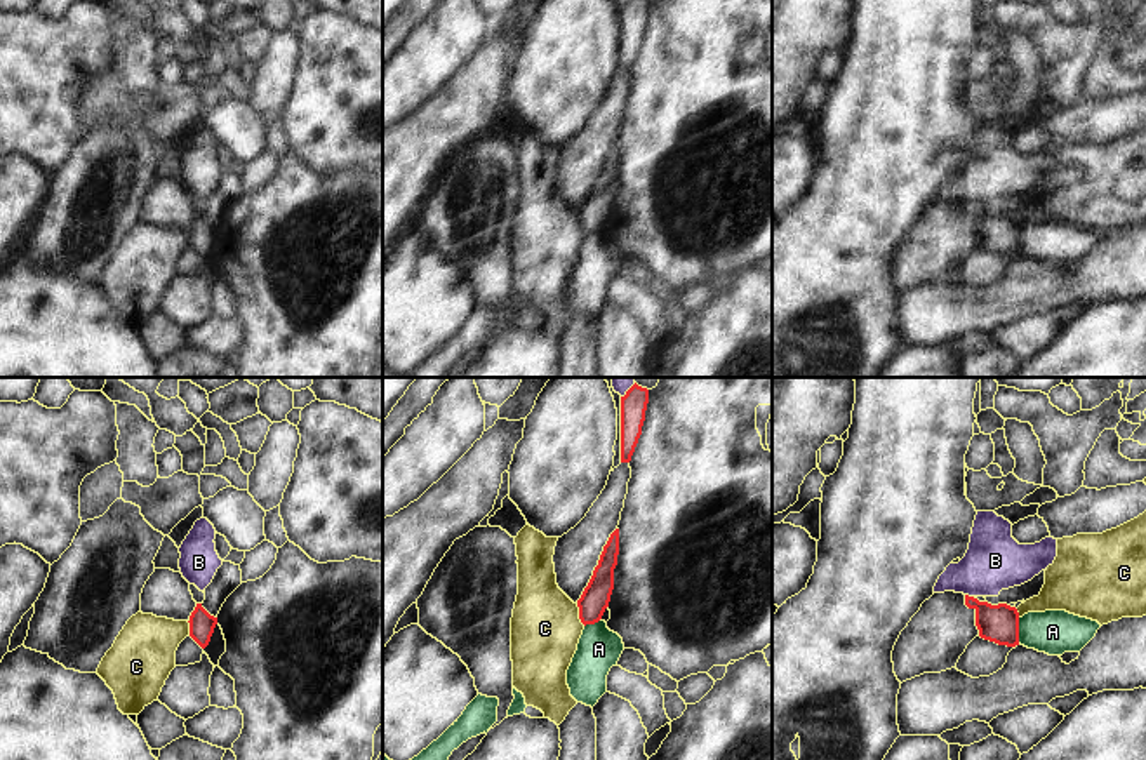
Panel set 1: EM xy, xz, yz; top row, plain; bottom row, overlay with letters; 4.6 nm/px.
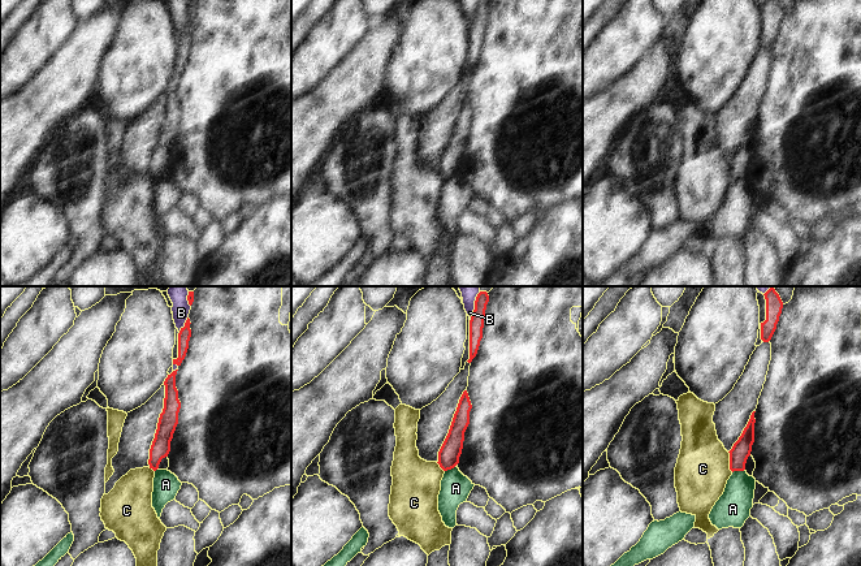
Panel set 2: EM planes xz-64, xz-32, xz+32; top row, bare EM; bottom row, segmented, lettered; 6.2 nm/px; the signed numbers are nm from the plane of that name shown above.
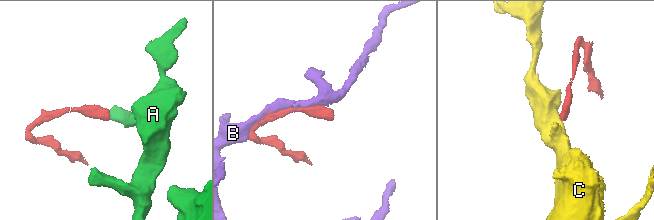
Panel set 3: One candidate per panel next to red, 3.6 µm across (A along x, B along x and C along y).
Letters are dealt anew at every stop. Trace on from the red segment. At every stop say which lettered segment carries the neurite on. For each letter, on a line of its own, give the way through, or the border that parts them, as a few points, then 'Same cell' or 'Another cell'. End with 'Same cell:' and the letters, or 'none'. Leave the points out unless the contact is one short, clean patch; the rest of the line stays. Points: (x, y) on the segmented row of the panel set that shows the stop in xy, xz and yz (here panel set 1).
A: Boundary: yz (1018, 618), (1019, 642). Another cell
B: Another cell
C: Boundary: xz (576, 604), (578, 616), (585, 625). Another cell
Same cell: none.

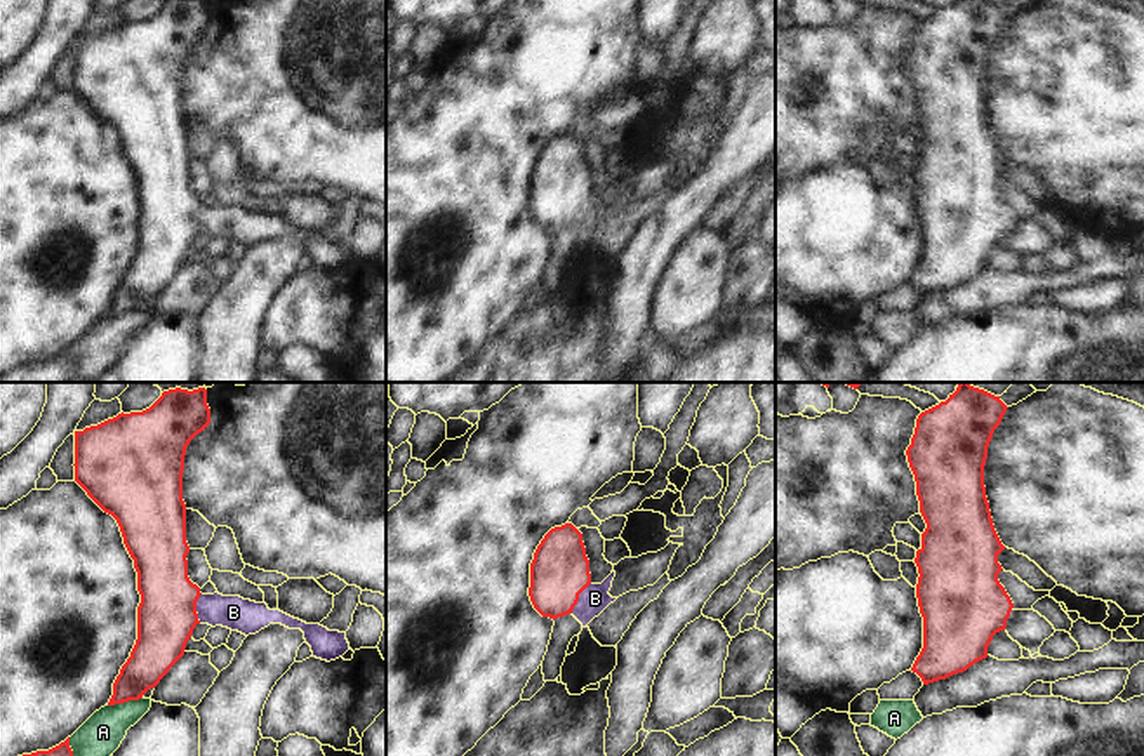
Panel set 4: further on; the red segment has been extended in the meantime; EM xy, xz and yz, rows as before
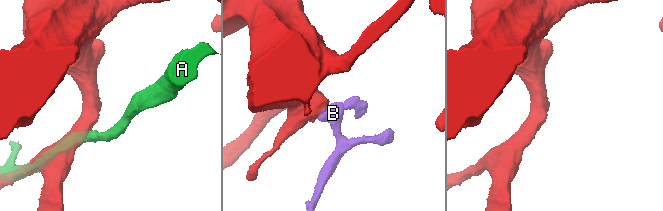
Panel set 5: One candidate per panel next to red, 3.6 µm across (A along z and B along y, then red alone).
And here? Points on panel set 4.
A: Another cell
B: Path across: xy (167, 614), (172, 609), (195, 609), (233, 612). Same cell
Same cell: B.

